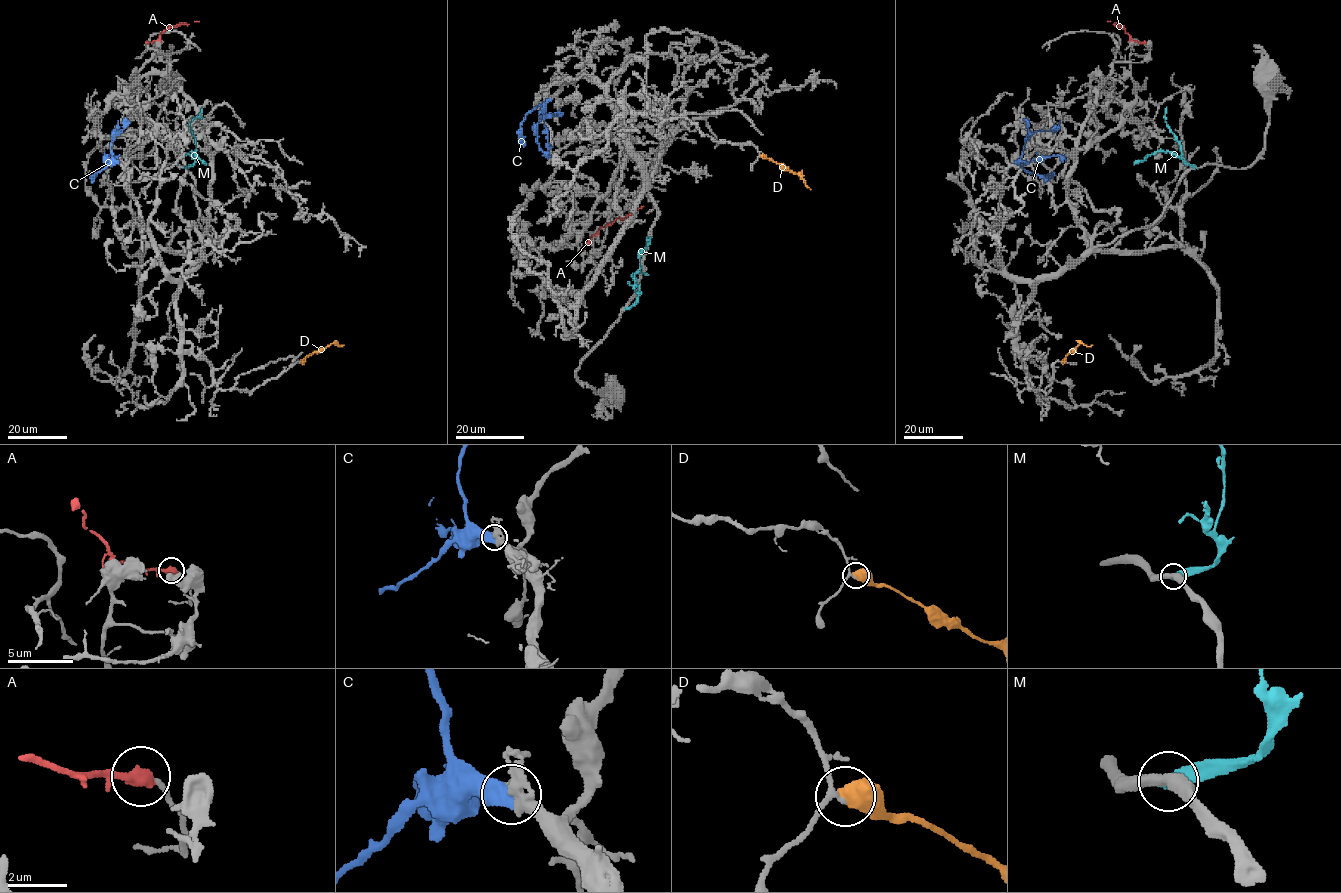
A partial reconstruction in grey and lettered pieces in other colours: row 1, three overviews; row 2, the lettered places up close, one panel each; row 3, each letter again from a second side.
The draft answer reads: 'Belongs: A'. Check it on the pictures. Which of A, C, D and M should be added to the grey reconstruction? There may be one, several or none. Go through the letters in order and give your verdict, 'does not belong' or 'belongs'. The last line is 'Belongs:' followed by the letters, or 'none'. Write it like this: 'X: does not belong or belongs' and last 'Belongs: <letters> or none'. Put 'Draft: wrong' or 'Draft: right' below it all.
A: does not belong
C: belongs
D: does not belong
M: does not belong
Belongs: C
Draft: wrong

